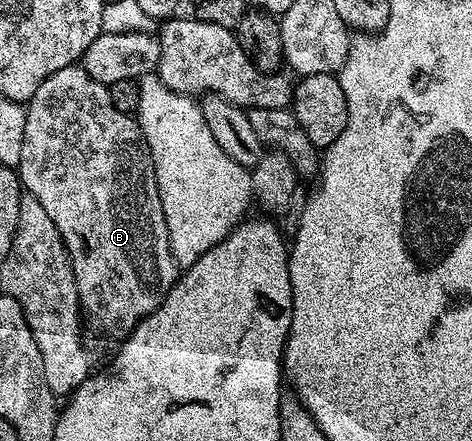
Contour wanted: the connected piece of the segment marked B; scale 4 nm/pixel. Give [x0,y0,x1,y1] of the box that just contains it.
[18,64,178,332]

